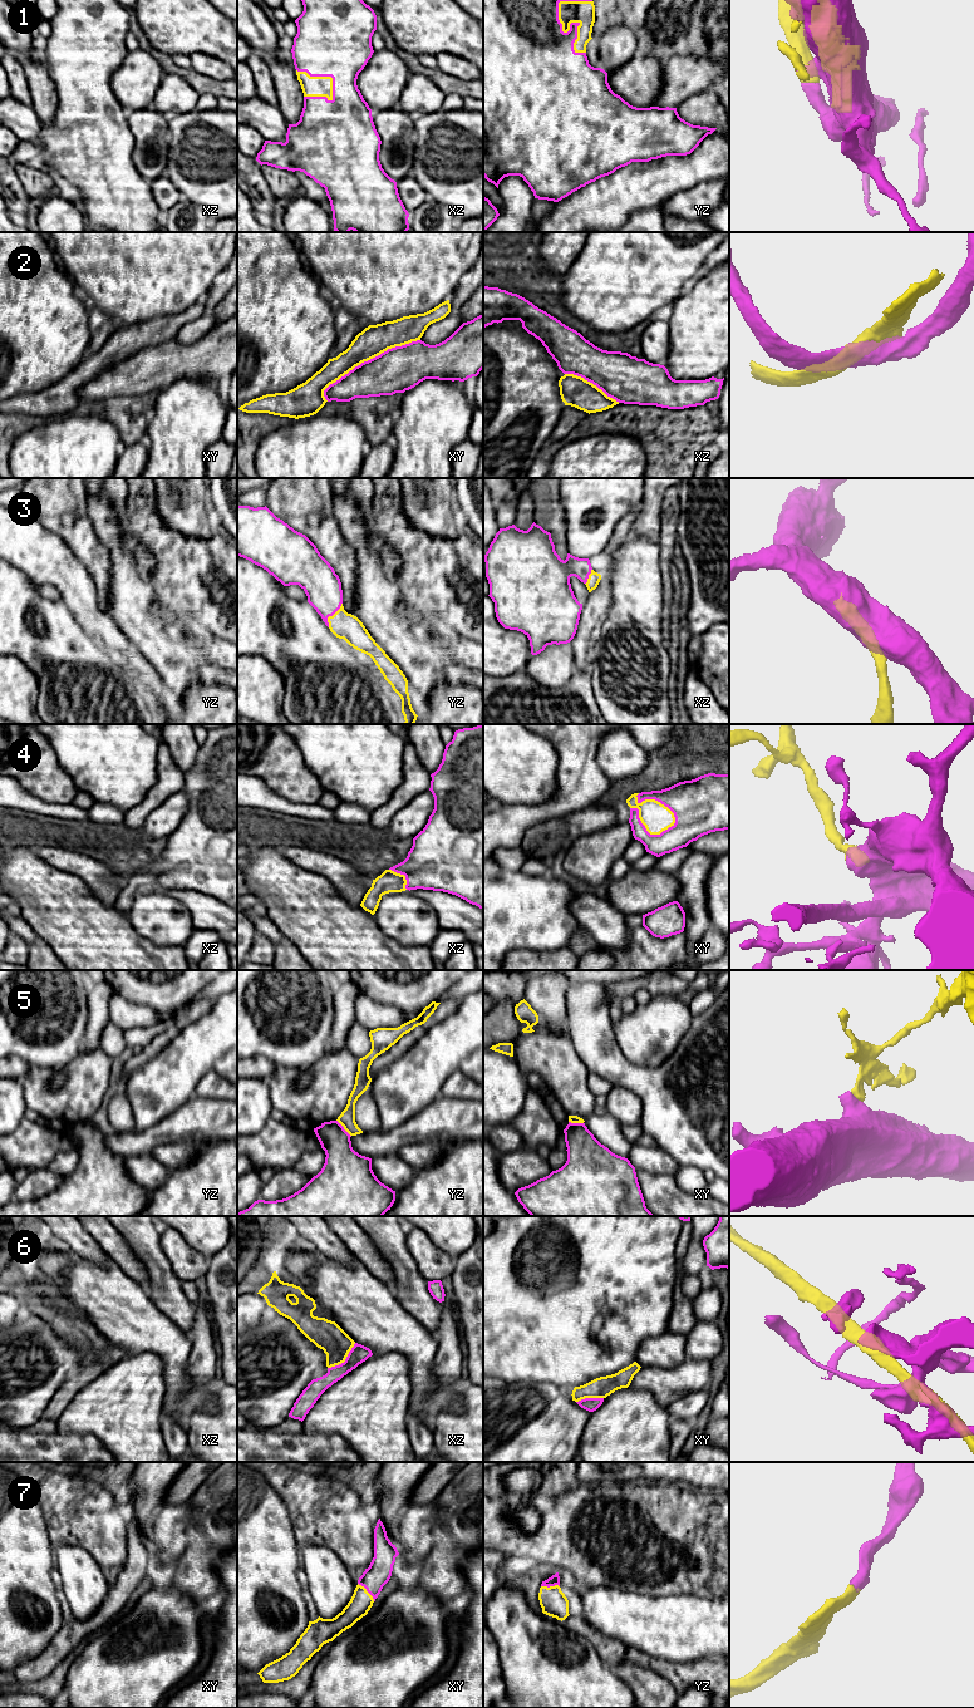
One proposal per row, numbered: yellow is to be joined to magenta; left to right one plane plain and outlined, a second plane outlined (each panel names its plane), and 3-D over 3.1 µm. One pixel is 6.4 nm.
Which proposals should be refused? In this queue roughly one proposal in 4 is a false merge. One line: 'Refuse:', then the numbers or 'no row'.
Refuse: 5, 6

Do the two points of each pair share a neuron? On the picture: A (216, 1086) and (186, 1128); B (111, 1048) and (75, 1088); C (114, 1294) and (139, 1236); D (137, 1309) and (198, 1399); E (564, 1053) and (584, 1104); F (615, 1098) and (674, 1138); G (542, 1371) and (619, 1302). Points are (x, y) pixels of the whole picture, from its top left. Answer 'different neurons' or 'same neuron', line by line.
A: different neurons
B: different neurons
C: different neurons
D: same neuron
E: same neuron
F: different neurons
G: same neuron

